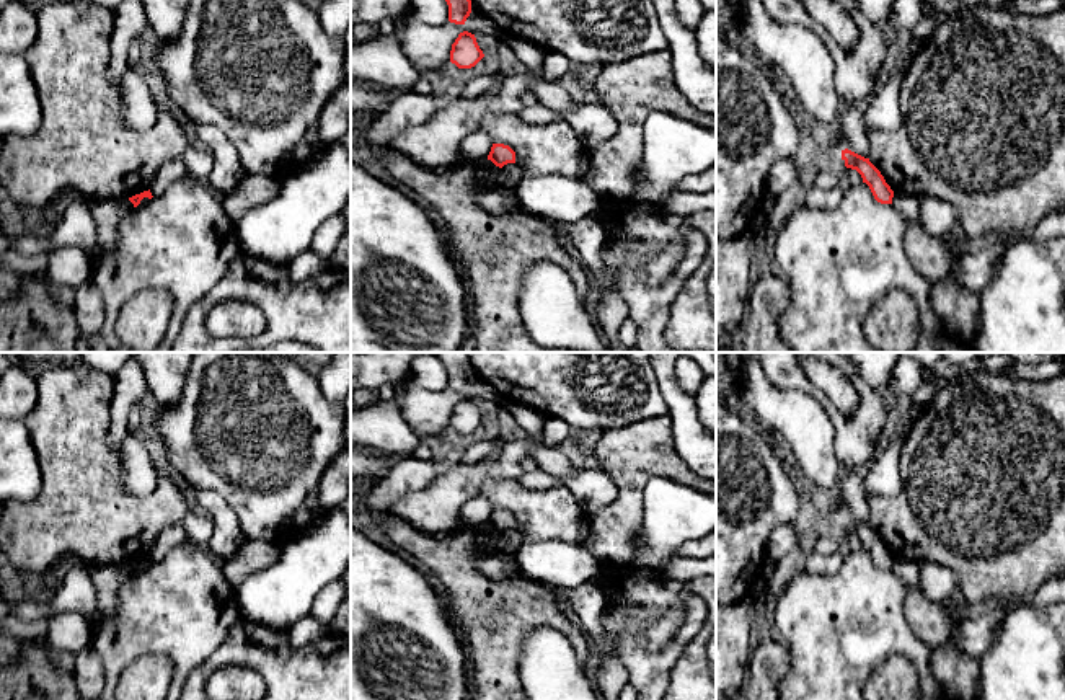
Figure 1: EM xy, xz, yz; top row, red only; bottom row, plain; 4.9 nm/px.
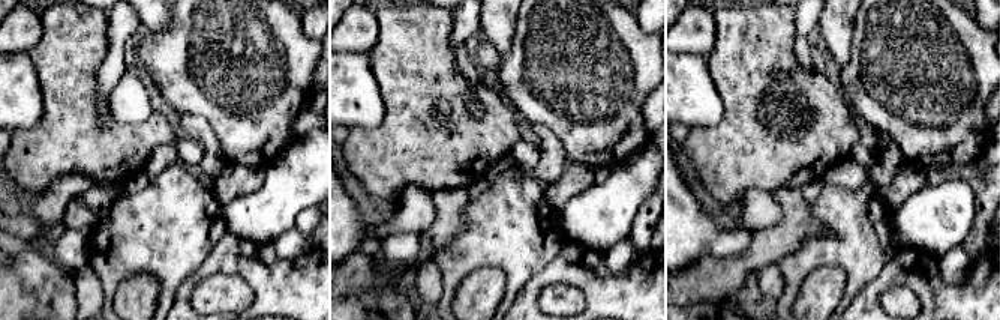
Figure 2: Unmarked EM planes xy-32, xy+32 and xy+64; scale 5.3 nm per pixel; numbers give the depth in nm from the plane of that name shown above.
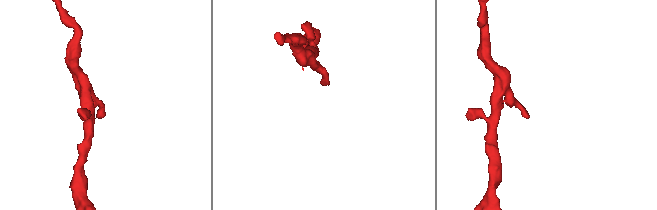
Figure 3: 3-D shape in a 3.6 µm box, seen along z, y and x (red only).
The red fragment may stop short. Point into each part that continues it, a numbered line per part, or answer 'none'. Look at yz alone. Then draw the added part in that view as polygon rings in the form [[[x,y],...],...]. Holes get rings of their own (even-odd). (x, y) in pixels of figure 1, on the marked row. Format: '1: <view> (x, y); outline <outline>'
none

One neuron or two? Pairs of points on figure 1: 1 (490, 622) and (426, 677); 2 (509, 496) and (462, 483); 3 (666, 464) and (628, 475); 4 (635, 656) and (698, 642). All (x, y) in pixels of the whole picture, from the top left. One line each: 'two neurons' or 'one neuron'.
1: two neurons
2: two neurons
3: one neuron
4: two neurons

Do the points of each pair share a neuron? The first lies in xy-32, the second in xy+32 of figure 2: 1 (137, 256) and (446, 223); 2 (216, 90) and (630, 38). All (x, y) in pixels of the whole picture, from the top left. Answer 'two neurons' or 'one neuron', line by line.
1: two neurons
2: one neuron

